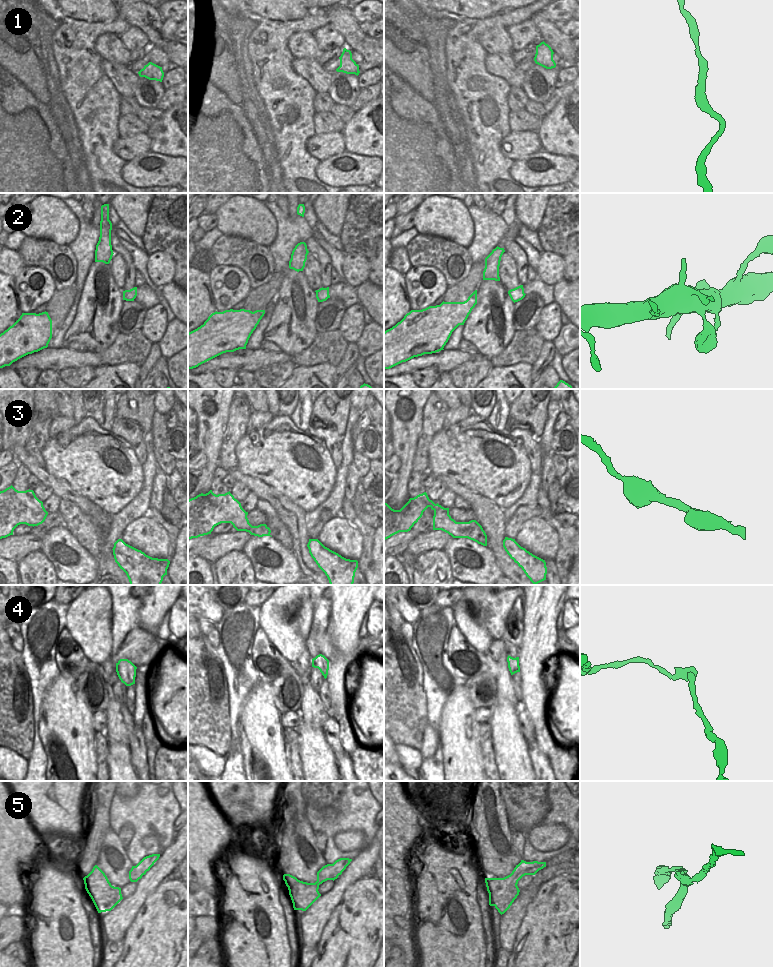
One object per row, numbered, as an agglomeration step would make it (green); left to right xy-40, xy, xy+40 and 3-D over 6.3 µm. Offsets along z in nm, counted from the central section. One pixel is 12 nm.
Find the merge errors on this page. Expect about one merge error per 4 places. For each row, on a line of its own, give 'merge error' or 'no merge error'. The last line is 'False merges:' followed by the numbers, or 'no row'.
1: no merge error
2: no merge error
3: no merge error
4: merge error
5: merge error
False merges: 4, 5

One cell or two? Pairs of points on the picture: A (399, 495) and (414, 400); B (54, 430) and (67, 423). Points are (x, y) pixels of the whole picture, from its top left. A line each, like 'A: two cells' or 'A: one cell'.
A: one cell
B: one cell

